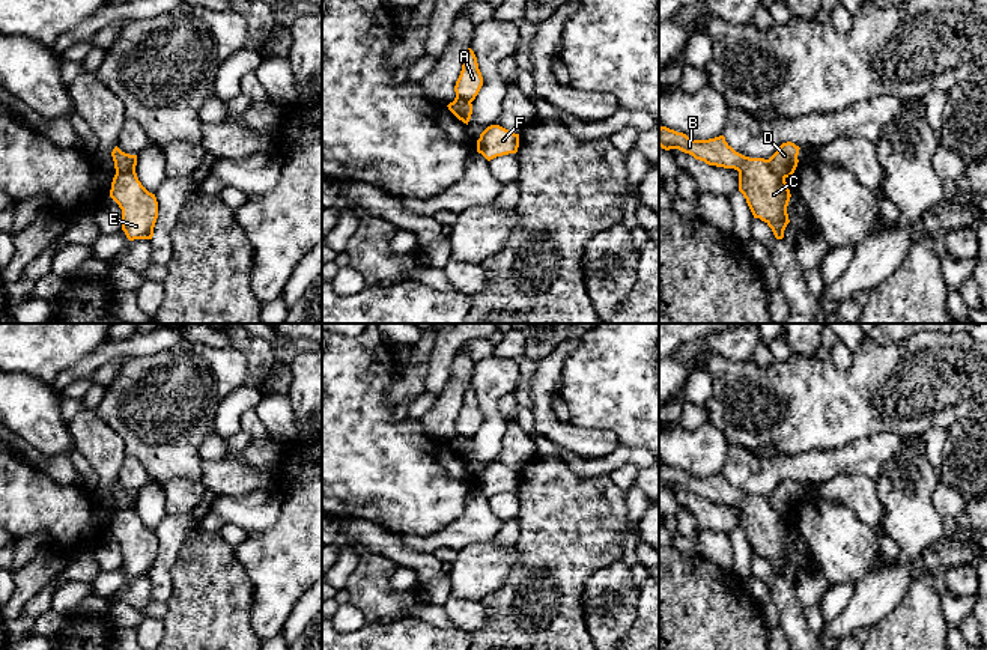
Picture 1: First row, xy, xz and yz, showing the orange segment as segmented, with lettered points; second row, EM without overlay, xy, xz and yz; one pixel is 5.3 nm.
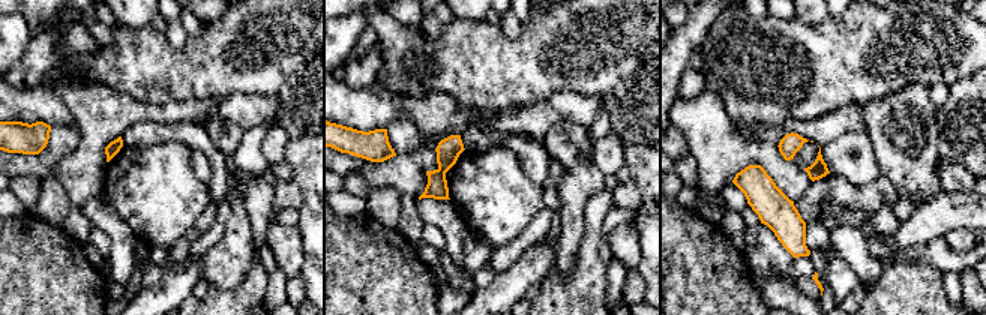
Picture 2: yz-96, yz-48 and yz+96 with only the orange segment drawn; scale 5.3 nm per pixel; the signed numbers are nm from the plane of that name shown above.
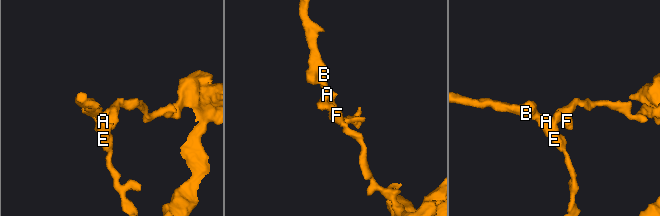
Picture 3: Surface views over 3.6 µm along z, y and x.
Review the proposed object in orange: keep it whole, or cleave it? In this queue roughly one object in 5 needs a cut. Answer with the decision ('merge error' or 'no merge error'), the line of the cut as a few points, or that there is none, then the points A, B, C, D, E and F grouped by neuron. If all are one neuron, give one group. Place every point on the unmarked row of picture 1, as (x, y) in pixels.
merge error; cut yz (766, 497), (784, 515); groups A B C E / D F

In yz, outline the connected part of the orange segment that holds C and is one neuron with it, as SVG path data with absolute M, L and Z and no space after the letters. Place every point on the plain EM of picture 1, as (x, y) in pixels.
M667 463L659 465L659 483L665 488L679 486L709 503L737 507L739 528L746 536L754 555L764 558L776 576L784 575L784 567L790 560L787 543L791 531L785 515L781 515L767 497L749 495L736 489L724 472L692 477Z

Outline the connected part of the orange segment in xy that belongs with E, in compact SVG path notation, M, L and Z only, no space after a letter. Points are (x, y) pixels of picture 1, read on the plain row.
M135 506L116 510L110 534L122 546L122 567L129 578L152 576L158 555L158 539L137 515Z

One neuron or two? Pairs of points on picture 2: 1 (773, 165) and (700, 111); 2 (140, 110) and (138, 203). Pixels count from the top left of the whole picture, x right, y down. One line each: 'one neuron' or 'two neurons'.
1: one neuron
2: two neurons

